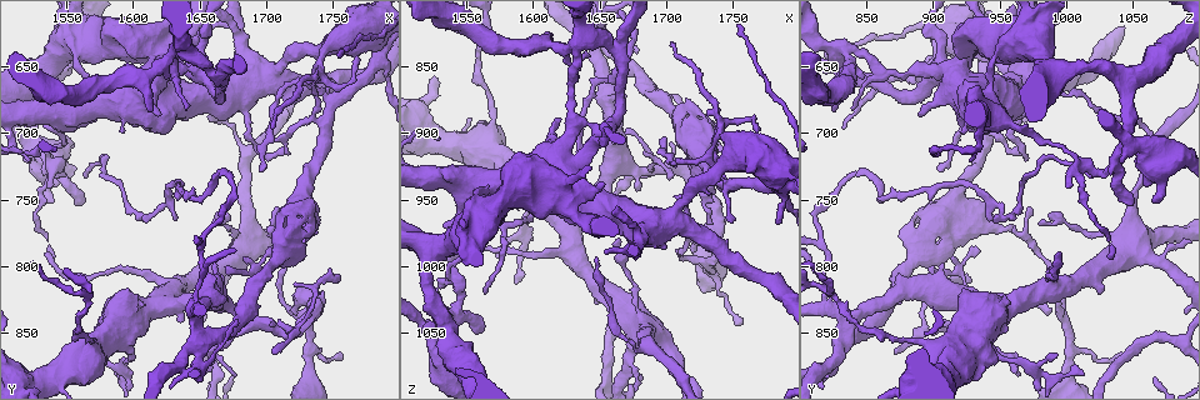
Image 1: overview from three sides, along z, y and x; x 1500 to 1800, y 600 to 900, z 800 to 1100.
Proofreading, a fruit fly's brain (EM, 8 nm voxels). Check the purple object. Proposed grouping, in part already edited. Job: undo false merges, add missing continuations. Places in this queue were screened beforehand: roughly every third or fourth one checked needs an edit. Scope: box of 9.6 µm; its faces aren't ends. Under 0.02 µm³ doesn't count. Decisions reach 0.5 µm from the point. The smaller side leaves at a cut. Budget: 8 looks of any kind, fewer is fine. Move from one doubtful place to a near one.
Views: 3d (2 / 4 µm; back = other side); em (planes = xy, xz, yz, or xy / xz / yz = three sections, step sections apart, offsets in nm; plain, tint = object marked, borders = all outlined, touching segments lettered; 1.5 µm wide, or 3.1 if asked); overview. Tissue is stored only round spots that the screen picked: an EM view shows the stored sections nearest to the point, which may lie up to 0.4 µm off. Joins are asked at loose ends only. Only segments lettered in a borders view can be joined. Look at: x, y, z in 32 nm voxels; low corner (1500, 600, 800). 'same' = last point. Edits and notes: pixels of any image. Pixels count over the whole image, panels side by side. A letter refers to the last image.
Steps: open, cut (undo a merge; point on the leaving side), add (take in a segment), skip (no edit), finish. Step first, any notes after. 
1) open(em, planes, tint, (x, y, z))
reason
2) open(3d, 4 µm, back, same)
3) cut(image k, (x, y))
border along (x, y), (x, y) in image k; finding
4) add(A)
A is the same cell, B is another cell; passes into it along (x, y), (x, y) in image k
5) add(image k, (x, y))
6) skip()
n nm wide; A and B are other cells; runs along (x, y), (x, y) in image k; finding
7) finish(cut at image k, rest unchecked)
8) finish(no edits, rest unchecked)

open(3d, 2 µm, back, (1674, 772, 1010))
narrows sharply

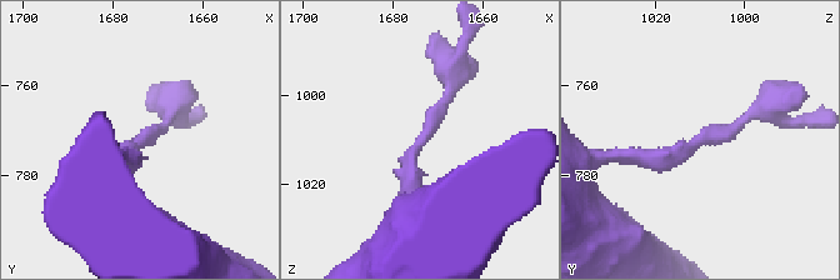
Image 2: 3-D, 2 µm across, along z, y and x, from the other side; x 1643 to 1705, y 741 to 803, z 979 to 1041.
open(em, xy, step 4, borders, (1675, 773, 1010))
shape alone is not enough

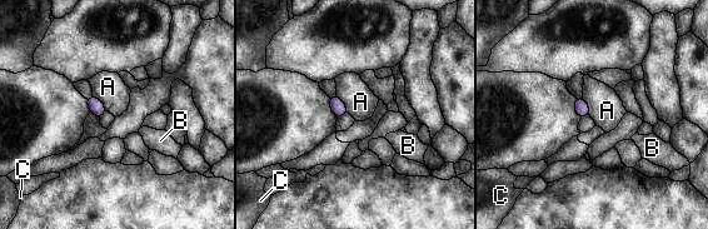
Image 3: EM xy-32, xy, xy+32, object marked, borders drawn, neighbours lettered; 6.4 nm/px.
open(em, planes, borders, same)

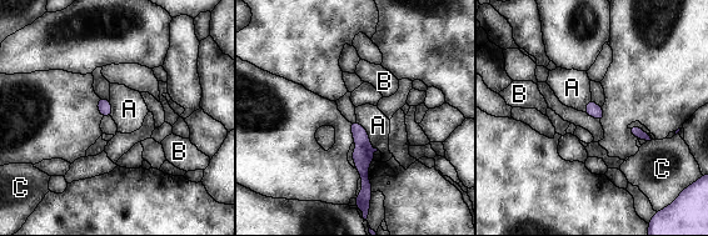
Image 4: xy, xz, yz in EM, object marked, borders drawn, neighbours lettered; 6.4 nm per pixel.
skip()
A, B and C are other cells; runs along (354, 124), (363, 141), (368, 190) in image 4; continuous, no second neuron

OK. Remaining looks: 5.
open(3d, 2 µm, (1630, 766, 944))
thin end

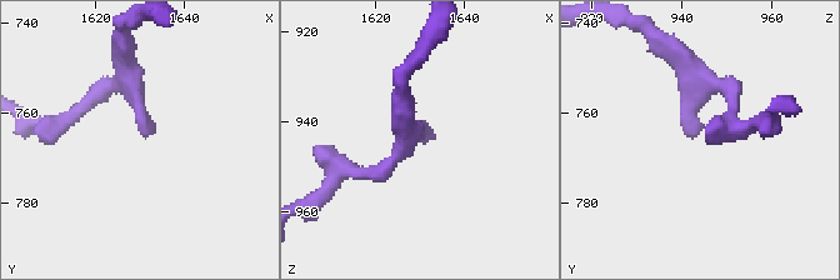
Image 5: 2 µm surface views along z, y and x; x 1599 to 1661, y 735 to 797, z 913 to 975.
open(em, xy, step 4, borders, (1631, 766, 943))

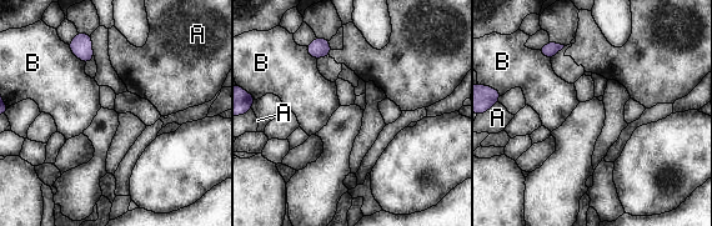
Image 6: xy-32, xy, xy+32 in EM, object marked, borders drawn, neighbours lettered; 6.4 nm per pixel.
skip()
A and B are other cells; border along (66, 44), (85, 64) in image 6; no lettered segment goes on from it

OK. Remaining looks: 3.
open(3d, 2 µm, back, (1702, 696, 832))
thin end

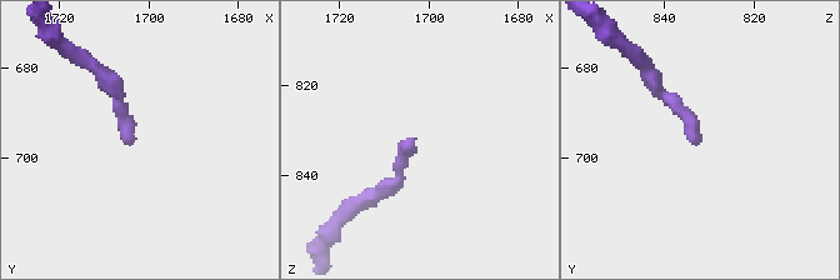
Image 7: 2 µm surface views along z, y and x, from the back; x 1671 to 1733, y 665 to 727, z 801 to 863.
open(em, planes, borders, (1703, 697, 832))
need the tissue

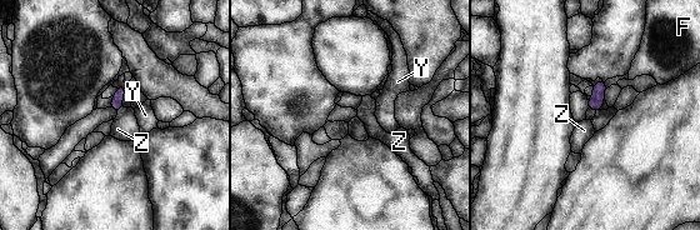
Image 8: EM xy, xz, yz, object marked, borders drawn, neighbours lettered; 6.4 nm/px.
skip()
F, Y and Z are other cells; border along (123, 106), (116, 113) in image 8; none of them fits

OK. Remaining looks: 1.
finish(no edits, rest unchecked)

